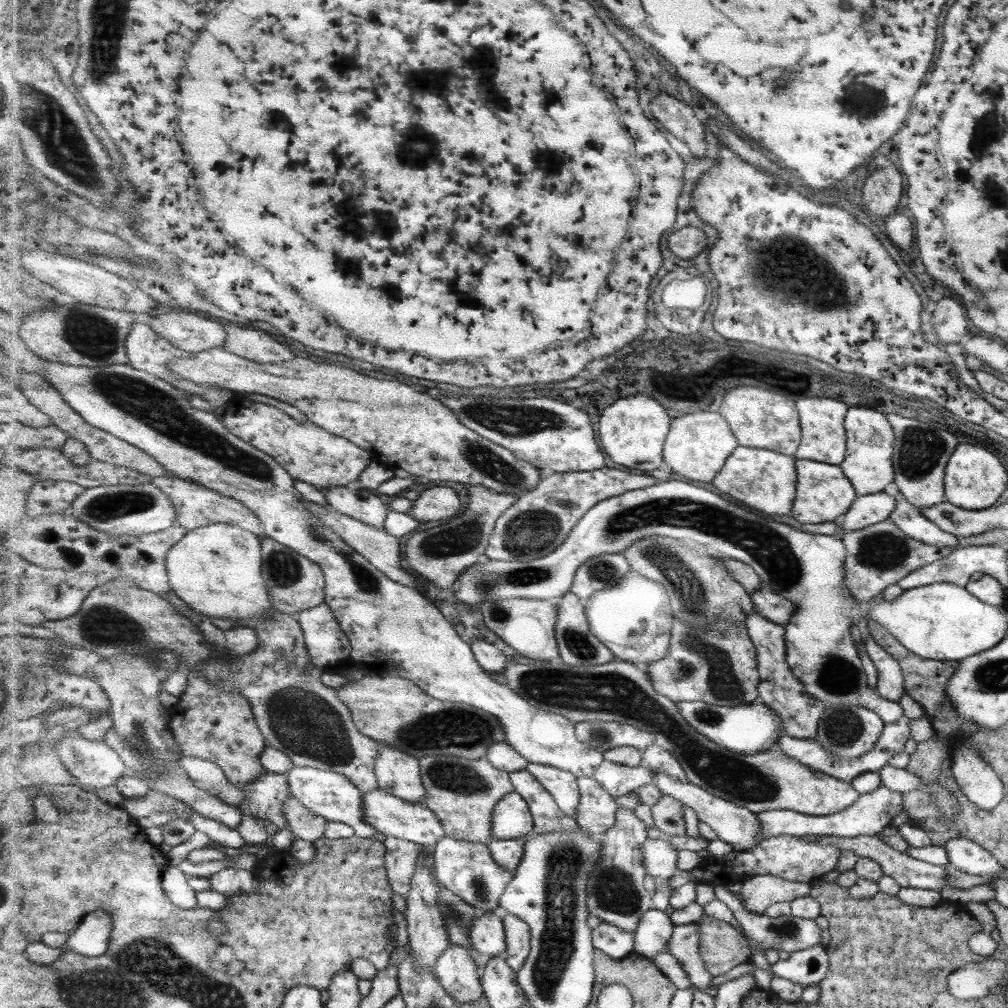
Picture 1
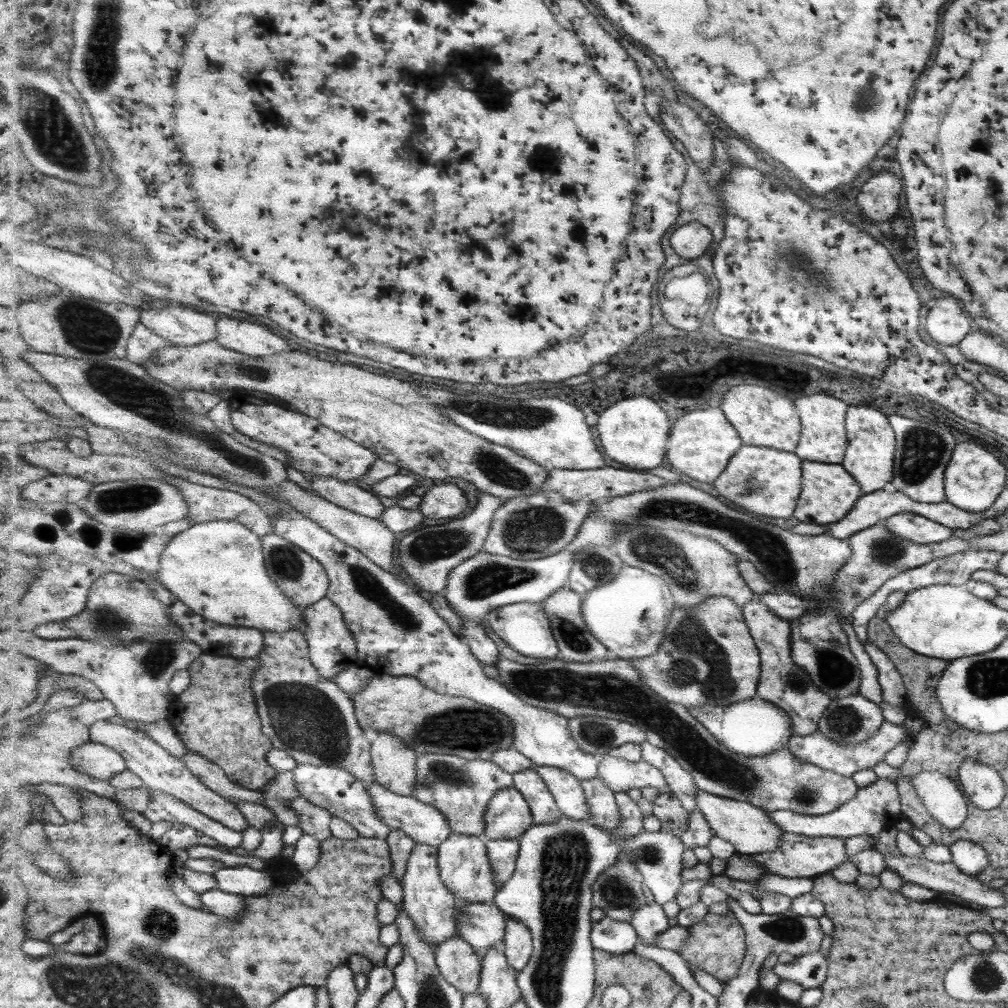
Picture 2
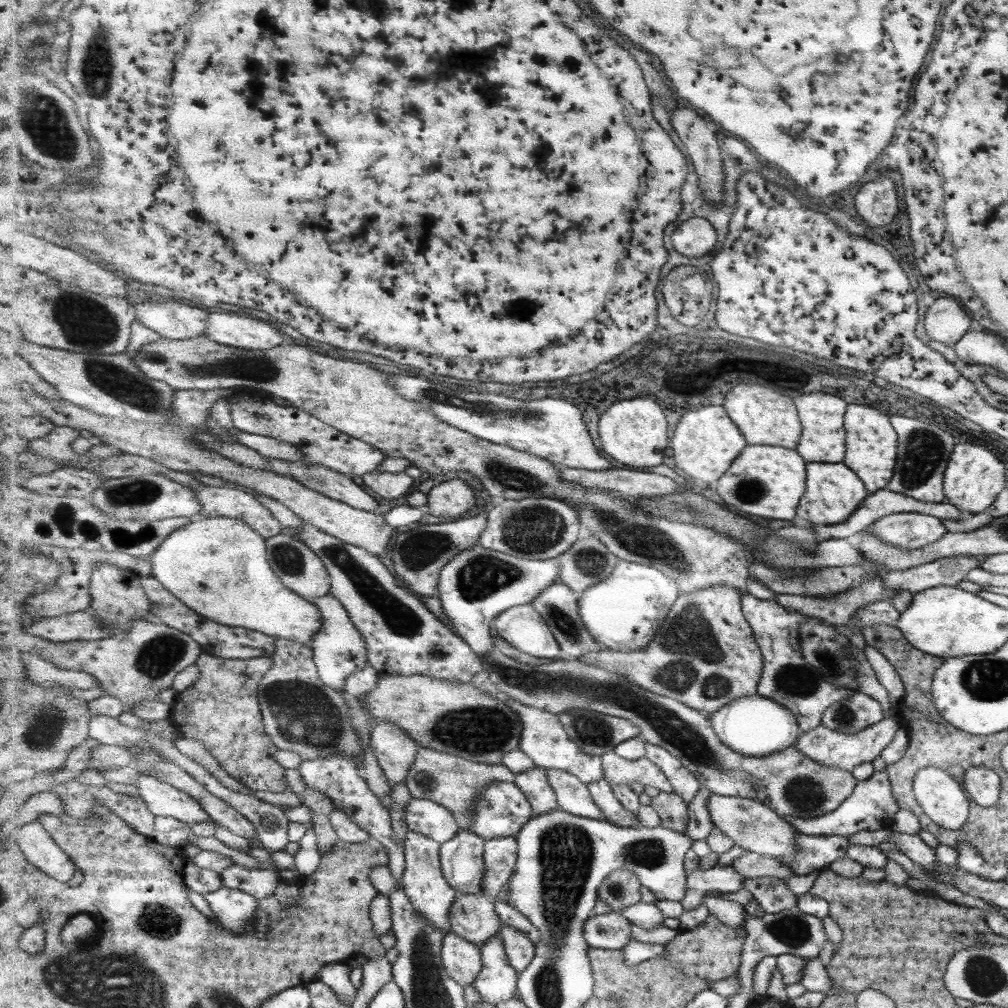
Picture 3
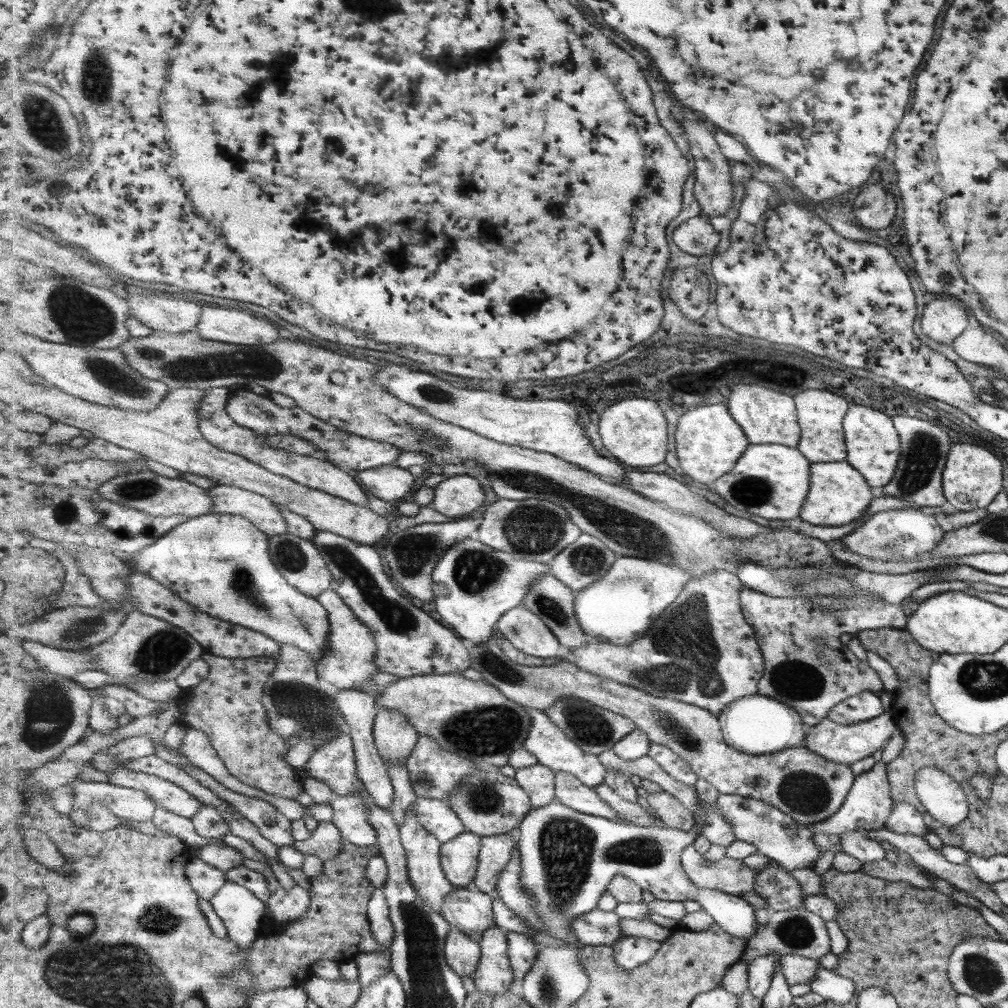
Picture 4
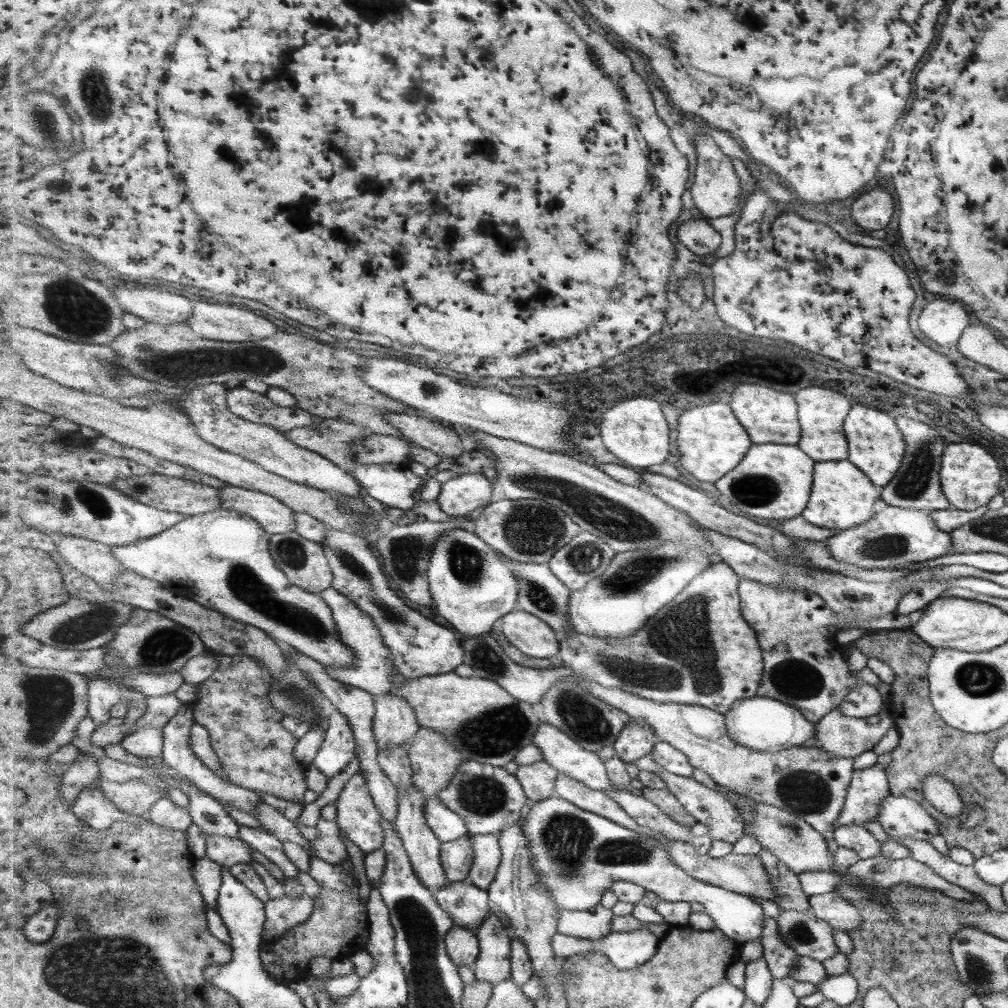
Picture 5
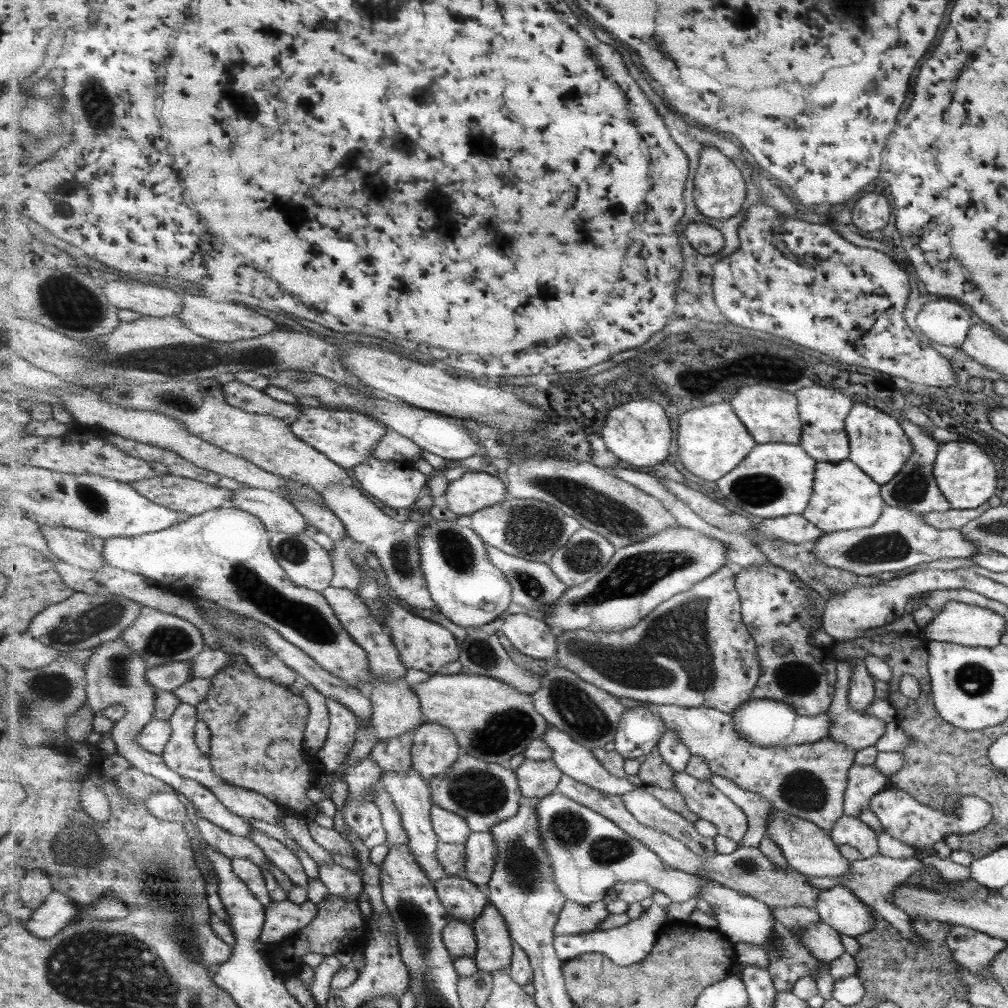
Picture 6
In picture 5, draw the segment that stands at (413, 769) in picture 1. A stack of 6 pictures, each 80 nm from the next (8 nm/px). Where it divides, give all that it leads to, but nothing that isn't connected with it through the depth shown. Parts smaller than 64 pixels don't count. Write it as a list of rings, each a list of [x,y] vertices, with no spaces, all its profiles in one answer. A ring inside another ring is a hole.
[[[394,692],[375,695],[374,735],[379,748],[407,744],[422,727],[411,703]]]

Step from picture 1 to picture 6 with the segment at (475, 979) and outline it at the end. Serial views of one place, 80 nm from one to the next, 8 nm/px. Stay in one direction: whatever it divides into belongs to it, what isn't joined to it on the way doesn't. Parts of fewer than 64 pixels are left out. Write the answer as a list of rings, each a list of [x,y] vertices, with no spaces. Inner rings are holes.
[[[454,918],[443,930],[443,942],[453,958],[478,954],[478,938],[471,923]]]

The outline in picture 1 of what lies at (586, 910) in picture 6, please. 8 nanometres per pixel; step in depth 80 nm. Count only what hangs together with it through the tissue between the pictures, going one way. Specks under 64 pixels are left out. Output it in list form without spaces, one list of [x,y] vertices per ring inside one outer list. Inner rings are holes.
[[[602,922],[593,930],[594,946],[596,949],[606,952],[611,958],[621,959],[634,954],[636,933],[629,933],[623,929]]]

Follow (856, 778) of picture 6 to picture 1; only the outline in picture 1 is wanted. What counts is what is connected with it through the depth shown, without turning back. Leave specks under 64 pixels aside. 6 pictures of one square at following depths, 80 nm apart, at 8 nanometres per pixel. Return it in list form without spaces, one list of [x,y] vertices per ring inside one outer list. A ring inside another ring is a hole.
[[[879,785],[875,791],[857,796],[853,805],[841,812],[825,816],[809,816],[793,810],[771,810],[757,813],[759,821],[763,822],[763,839],[781,835],[799,836],[833,836],[837,838],[854,838],[855,836],[873,836],[889,826],[895,815],[902,810],[901,795]]]

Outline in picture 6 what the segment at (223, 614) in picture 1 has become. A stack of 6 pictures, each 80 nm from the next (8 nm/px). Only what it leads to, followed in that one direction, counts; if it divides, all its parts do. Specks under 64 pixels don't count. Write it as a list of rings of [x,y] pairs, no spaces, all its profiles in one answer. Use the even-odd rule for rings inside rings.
[[[228,505],[190,516],[185,522],[161,532],[141,536],[112,536],[106,540],[104,556],[110,566],[152,578],[169,588],[176,586],[178,595],[187,597],[192,595],[207,601],[215,601],[221,606],[230,608],[233,613],[268,624],[280,632],[285,640],[301,647],[303,652],[330,673],[347,682],[355,683],[364,693],[369,693],[372,672],[370,672],[368,652],[353,640],[339,617],[334,614],[323,593],[297,585],[291,580],[286,569],[274,555],[270,545],[271,534],[258,516]]]

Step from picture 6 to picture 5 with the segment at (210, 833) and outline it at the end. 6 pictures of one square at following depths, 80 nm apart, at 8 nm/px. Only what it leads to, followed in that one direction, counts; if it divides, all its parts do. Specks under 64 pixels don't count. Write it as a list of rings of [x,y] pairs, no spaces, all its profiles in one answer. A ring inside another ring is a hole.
[[[203,835],[205,840],[205,858],[209,858],[221,865],[222,868],[231,869],[239,863],[251,864],[254,849],[247,842],[237,837],[219,835]]]

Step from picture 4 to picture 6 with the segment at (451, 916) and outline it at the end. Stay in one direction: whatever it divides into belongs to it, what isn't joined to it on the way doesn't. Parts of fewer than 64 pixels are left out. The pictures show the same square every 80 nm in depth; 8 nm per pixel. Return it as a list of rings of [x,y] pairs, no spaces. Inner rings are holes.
[[[459,875],[445,876],[434,883],[443,906],[463,922],[474,924],[490,903],[489,896],[477,888],[478,884]]]

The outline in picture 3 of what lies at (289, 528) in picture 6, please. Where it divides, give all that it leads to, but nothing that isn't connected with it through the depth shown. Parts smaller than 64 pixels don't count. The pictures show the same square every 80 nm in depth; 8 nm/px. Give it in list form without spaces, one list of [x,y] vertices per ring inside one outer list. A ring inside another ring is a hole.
[[[205,484],[193,489],[196,489],[202,504],[198,517],[229,516],[243,520],[267,539],[284,530],[279,519],[260,500],[244,490]]]

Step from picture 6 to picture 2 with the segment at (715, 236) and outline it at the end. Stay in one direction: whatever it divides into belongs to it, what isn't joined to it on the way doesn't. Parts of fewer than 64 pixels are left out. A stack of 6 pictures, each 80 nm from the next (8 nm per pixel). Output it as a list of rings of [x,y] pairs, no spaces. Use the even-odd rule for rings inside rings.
[[[695,221],[675,230],[670,238],[670,244],[675,252],[691,261],[705,254],[705,250],[714,241],[713,231],[702,222]]]

